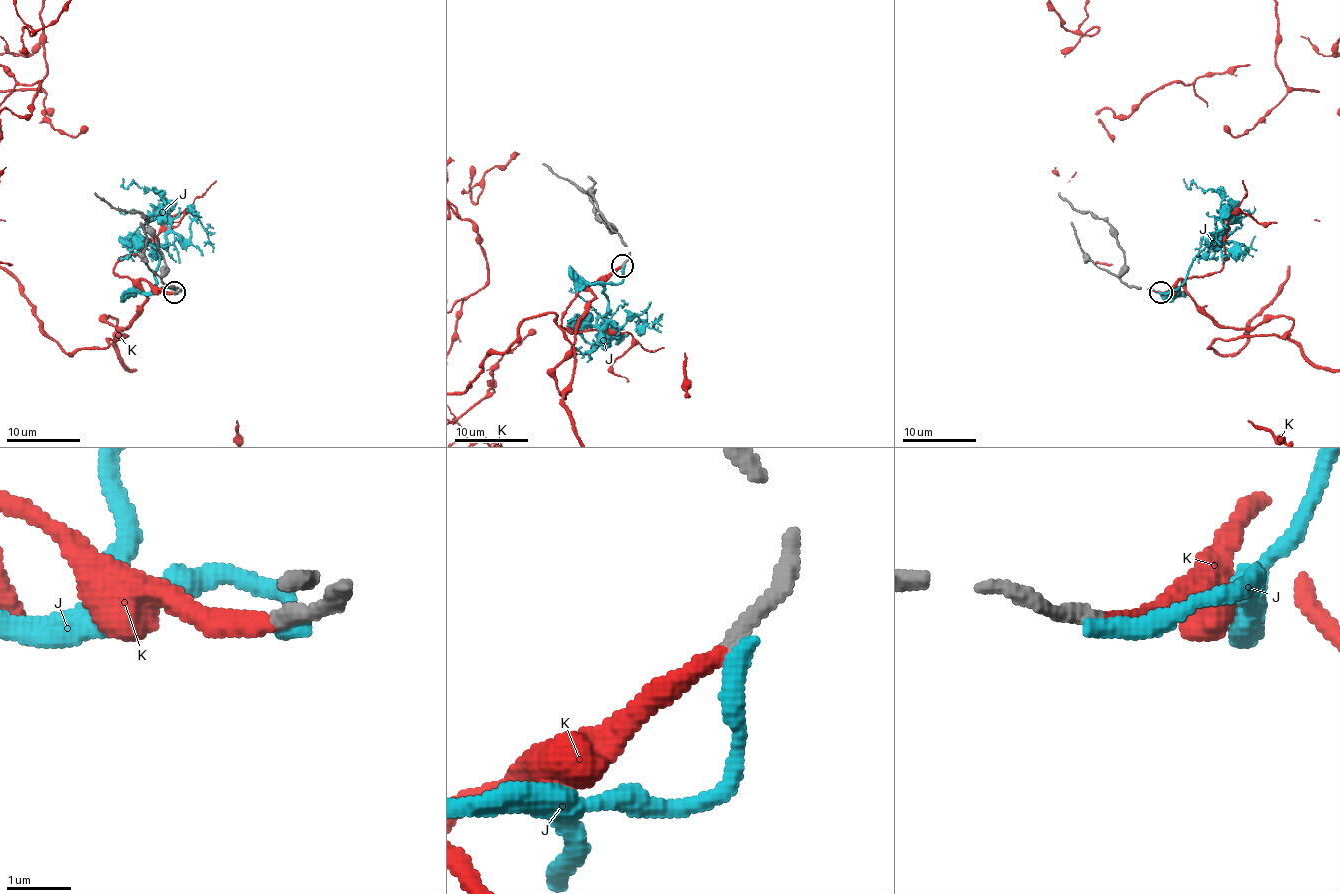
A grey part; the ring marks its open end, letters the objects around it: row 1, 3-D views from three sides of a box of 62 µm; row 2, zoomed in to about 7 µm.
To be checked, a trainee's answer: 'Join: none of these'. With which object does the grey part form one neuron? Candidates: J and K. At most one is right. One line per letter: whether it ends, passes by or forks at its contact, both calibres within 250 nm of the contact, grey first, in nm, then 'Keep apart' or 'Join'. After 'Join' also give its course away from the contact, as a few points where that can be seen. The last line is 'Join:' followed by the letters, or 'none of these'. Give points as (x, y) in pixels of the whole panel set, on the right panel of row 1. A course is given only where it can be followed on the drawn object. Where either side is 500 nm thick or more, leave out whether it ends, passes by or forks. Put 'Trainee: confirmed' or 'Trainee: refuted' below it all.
J: It ends there. Thickness 280 nm (grey) against 360 nm. Keep apart
K: It ends there. Thickness 280 nm (grey) against 320 nm. Join
Join: K
Trainee: refuted

